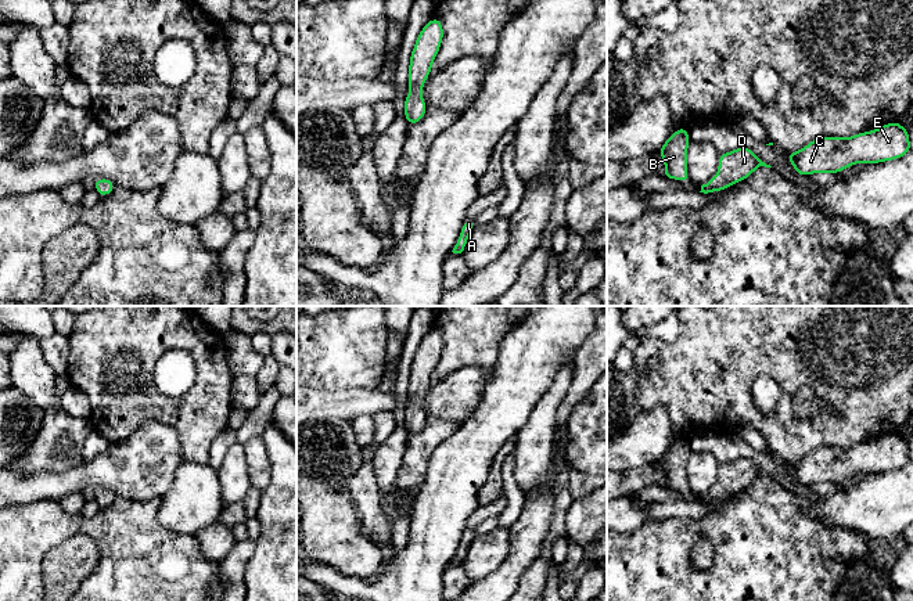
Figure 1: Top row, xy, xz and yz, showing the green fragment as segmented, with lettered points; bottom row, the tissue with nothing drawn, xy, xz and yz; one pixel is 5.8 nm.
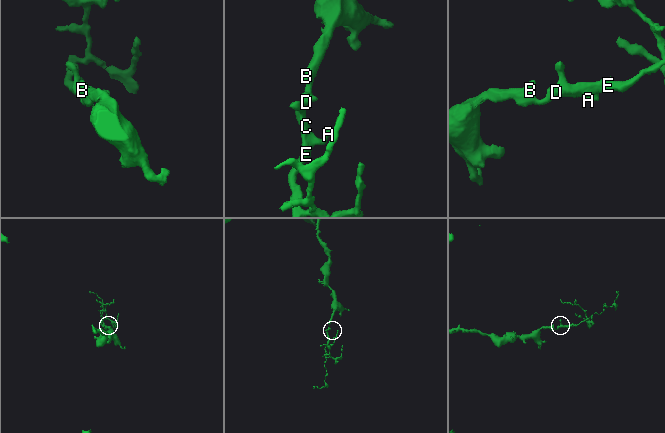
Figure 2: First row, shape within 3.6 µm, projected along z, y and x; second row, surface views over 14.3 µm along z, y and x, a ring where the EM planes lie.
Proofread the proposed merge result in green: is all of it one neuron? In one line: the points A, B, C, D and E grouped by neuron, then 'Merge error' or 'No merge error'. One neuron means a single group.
Groups: A B C D E. No merge error

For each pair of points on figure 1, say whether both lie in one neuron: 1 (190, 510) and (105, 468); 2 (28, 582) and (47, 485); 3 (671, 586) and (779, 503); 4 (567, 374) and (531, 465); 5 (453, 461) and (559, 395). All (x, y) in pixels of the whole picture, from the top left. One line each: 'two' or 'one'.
1: two
2: two
3: one
4: one
5: two

